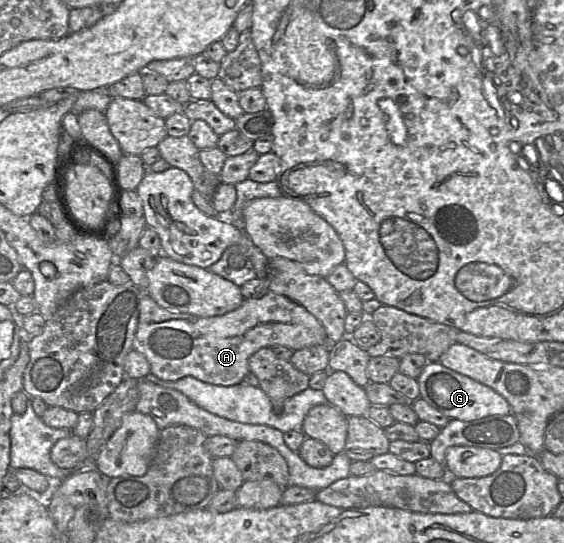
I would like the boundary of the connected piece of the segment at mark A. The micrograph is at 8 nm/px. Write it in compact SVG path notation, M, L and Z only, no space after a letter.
M269 291L262 298L244 300L237 309L231 312L228 312L224 315L214 316L214 317L202 317L202 318L192 315L192 314L188 314L188 313L172 313L168 311L167 309L161 307L159 304L157 304L157 302L154 301L152 297L144 293L139 303L138 328L137 328L137 331L133 340L133 350L136 350L142 353L147 358L150 364L150 369L151 369L150 373L157 376L158 378L162 380L175 381L186 376L191 376L198 380L201 380L203 382L207 382L210 384L231 386L231 385L236 385L236 384L240 384L243 382L244 377L249 372L249 367L248 367L249 358L261 348L284 346L284 347L287 347L288 349L291 349L292 351L296 351L296 350L309 347L309 346L314 346L314 345L329 346L330 348L330 344L334 344L334 343L328 342L328 337L327 337L324 327L311 313L309 313L304 307L302 307L298 303L282 295L275 294L271 291Z

